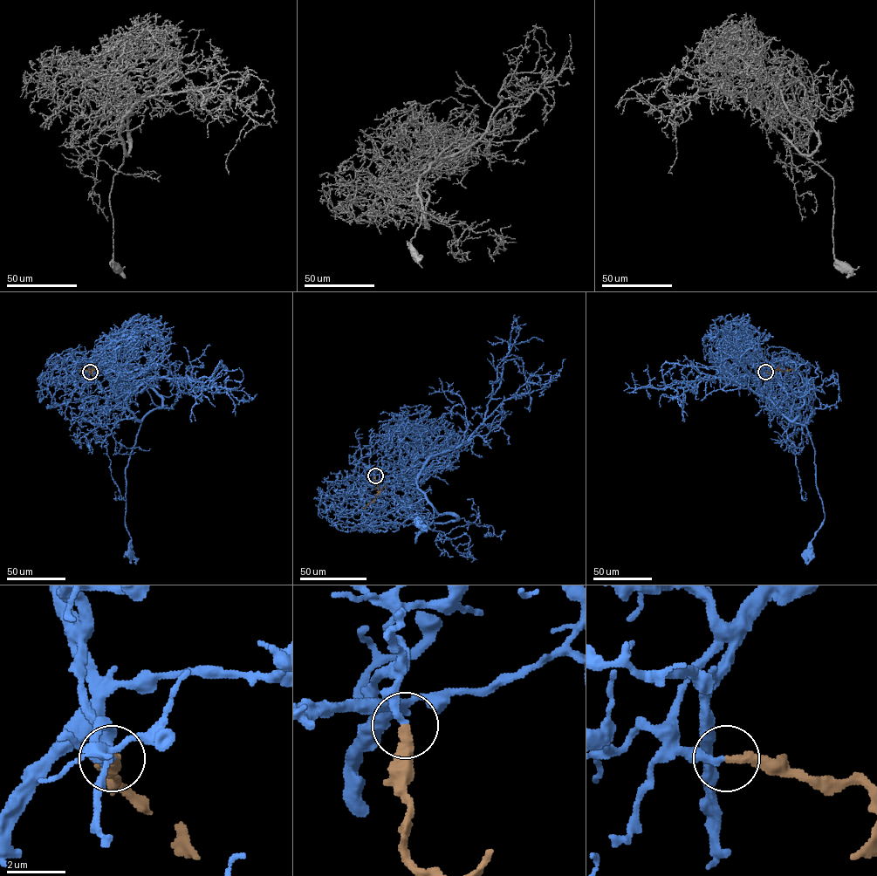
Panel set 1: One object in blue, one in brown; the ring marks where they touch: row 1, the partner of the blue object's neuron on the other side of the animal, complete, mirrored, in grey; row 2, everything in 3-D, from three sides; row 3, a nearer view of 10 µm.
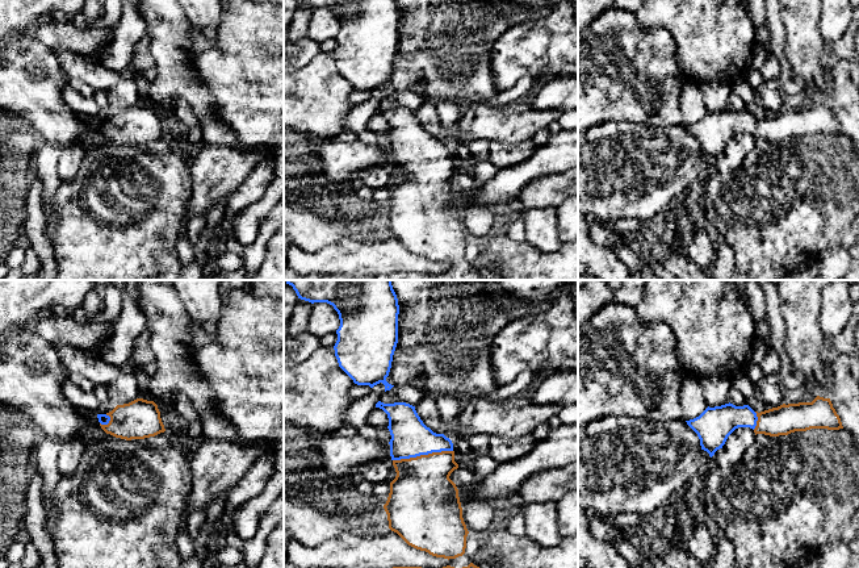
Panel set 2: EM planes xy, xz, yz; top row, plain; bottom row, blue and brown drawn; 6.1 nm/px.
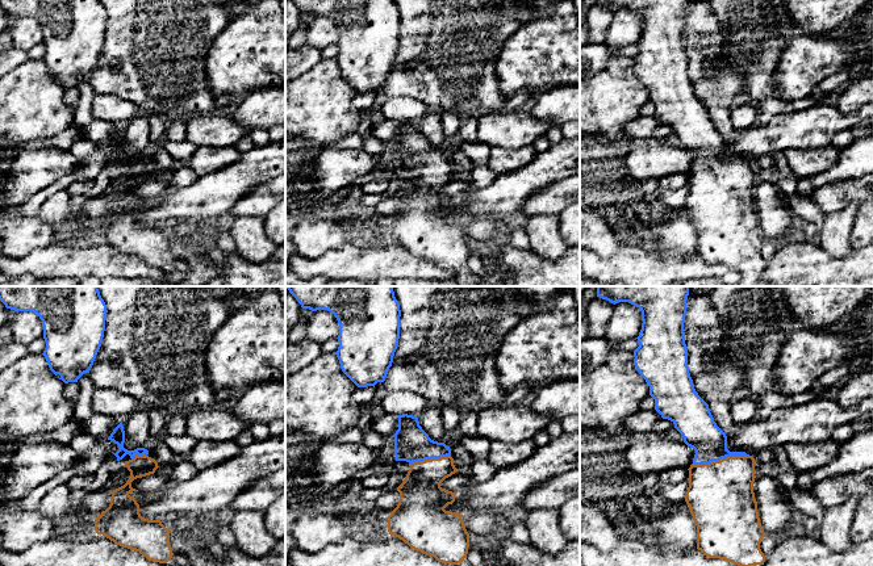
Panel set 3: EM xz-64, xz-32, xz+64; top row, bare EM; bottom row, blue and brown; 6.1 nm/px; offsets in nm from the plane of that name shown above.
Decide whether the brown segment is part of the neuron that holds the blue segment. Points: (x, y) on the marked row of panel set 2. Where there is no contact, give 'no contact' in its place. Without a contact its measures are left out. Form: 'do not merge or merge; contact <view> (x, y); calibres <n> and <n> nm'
merge; contact xz (422, 454); calibres 240 and 400 nm

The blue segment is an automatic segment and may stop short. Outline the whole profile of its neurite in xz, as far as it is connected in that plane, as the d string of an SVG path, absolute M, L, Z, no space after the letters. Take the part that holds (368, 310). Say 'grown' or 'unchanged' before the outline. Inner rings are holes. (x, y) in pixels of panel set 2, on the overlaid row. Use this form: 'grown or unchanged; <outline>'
unchanged; M286 280L298 298L314 302L327 302L339 314L340 326L334 346L339 367L357 385L382 383L385 392L394 385L386 381L393 355L398 343L399 305L391 280Z

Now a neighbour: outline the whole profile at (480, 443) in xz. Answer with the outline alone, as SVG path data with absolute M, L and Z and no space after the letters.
M475 434L465 438L472 451L474 451L478 456L487 456L490 448L490 437L486 434Z

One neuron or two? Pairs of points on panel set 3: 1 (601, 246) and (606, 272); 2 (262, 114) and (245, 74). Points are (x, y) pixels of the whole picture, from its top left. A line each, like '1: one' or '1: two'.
1: two
2: two

